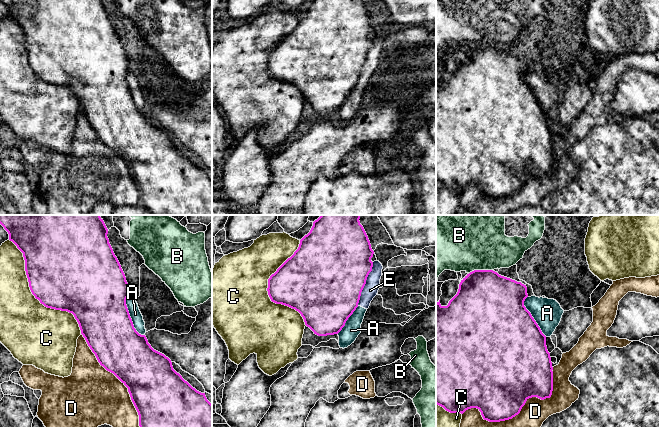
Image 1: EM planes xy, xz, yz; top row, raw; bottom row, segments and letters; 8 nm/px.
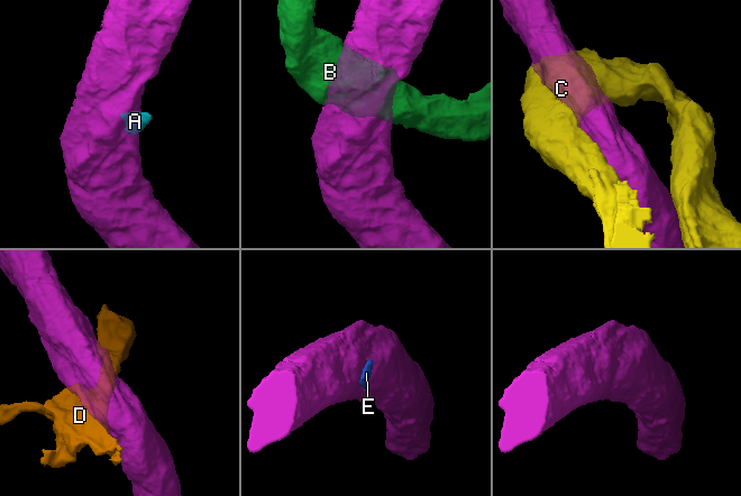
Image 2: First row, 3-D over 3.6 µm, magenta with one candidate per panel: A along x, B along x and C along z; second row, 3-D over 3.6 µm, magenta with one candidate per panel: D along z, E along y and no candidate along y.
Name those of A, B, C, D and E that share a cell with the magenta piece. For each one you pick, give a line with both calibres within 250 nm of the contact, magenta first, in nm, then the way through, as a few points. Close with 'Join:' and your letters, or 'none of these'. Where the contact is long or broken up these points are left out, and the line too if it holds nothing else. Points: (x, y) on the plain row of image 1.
Join: none of these

